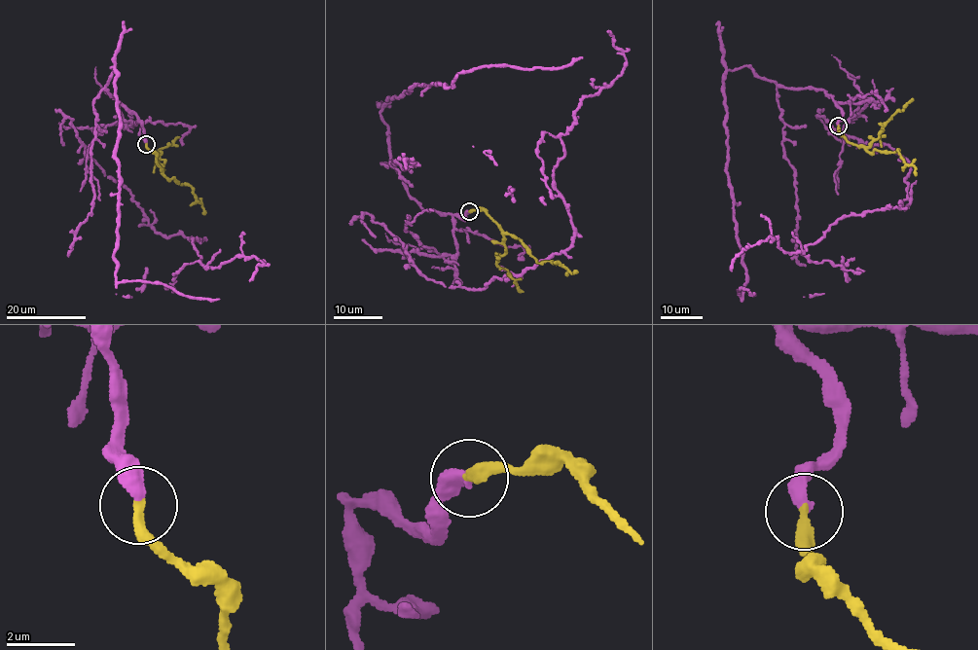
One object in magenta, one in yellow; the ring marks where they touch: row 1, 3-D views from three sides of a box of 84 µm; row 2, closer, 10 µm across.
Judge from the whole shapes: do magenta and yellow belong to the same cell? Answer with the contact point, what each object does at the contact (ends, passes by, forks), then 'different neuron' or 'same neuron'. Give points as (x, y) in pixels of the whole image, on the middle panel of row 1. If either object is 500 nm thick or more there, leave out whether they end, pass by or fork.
place (469, 211); magenta ends; yellow ends; same neuron

